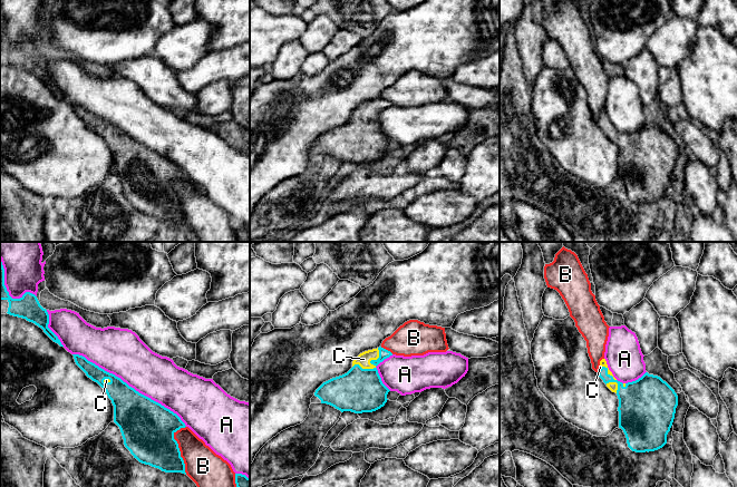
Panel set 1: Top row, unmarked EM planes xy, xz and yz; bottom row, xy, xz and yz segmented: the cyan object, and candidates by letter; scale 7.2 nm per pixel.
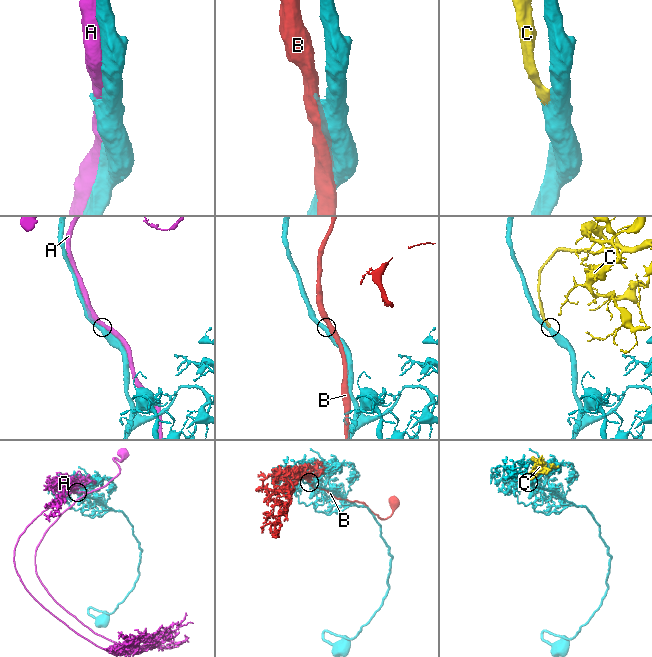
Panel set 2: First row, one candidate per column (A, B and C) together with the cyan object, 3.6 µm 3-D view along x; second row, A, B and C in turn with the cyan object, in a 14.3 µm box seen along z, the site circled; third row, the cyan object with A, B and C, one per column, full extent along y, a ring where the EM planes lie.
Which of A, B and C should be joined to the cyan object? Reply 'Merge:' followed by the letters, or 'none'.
Merge: C

